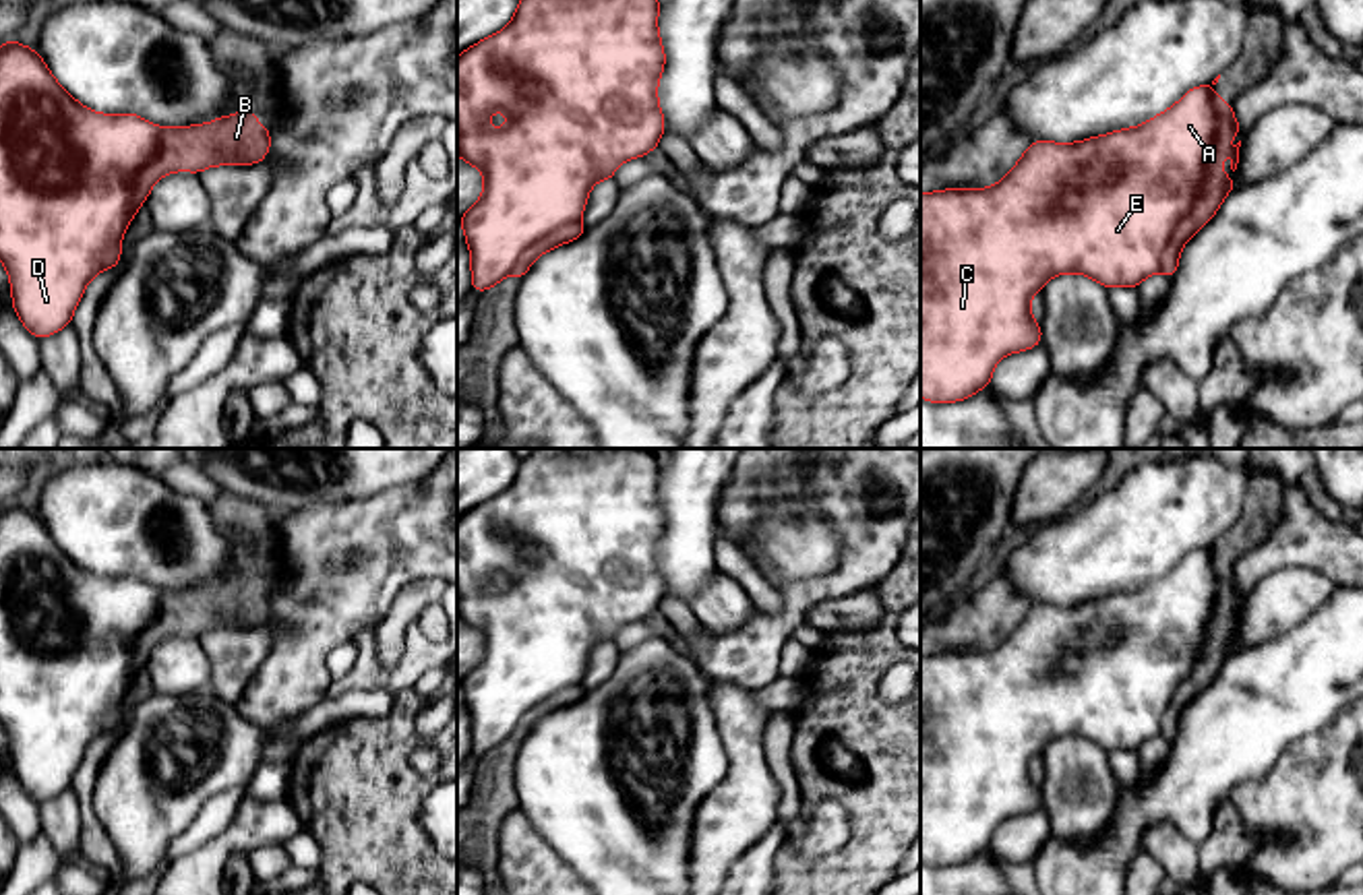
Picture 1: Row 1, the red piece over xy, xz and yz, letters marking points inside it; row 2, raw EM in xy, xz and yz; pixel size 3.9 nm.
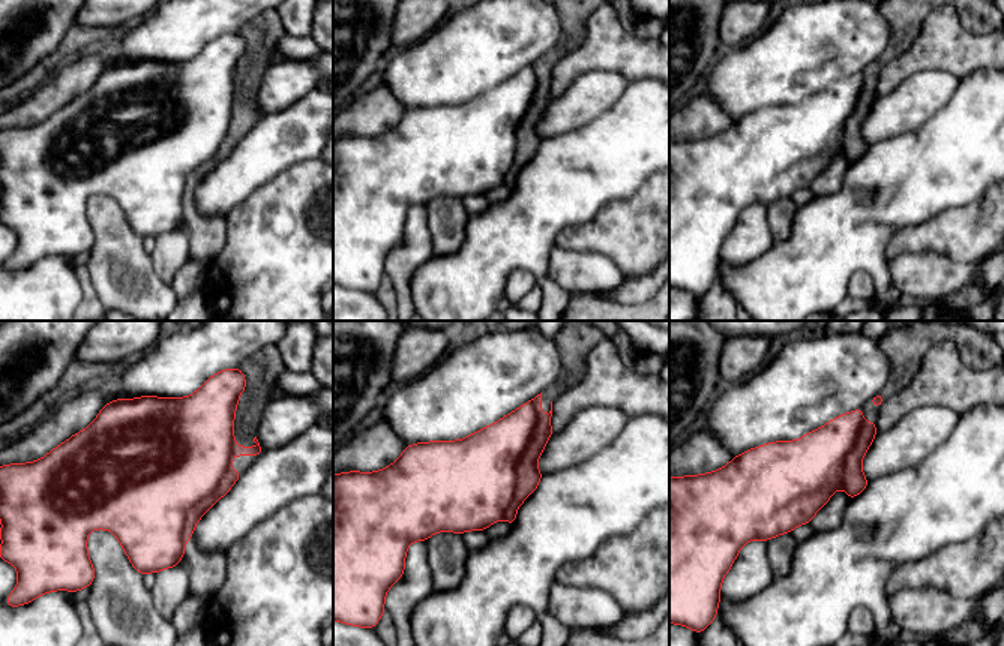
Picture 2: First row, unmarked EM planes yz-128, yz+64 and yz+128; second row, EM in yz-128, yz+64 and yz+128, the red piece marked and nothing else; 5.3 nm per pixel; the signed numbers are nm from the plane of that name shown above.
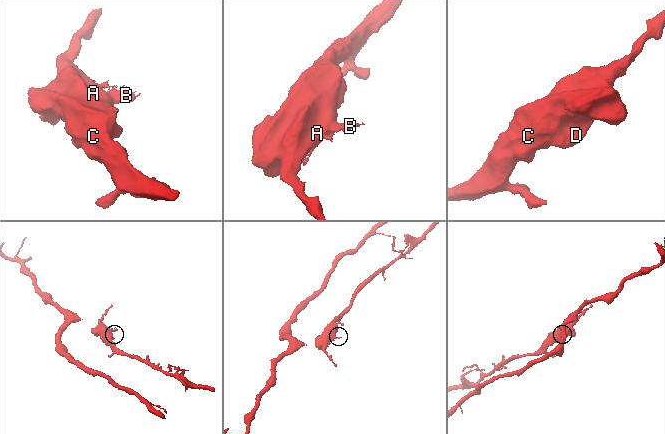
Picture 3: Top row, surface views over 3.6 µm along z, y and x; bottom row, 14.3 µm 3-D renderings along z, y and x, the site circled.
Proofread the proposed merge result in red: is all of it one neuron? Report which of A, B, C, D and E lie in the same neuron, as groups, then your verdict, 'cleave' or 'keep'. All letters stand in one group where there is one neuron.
A C D E / B; cleave

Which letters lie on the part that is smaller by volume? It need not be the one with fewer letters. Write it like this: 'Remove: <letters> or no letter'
Remove: B

